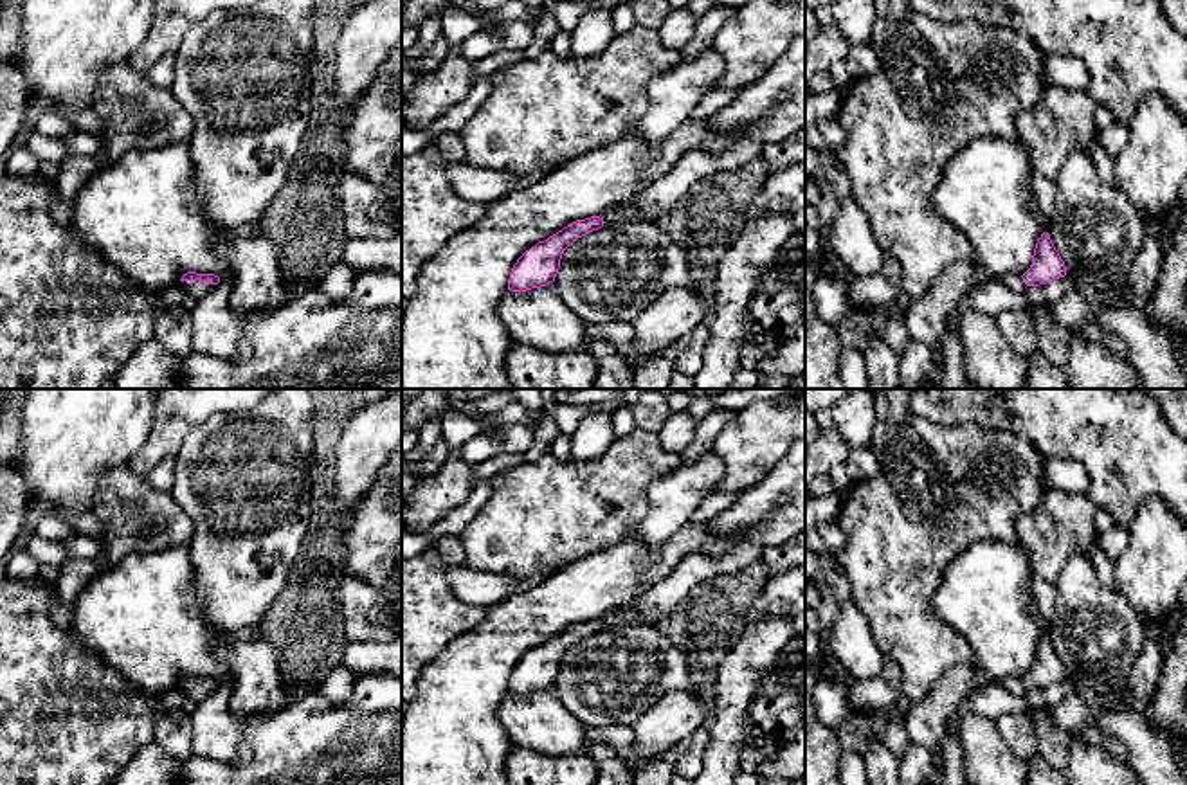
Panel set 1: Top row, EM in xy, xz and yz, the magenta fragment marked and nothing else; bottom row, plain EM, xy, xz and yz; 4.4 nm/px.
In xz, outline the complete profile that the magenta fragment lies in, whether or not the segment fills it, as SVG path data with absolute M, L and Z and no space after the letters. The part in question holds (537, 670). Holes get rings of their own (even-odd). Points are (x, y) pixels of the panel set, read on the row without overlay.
M603 619L576 623L526 654L513 668L508 693L526 695L555 684L564 654L578 641L603 630Z

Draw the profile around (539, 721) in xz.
M557 686L501 700L497 718L513 747L548 756L564 756L587 749L584 724L564 706Z

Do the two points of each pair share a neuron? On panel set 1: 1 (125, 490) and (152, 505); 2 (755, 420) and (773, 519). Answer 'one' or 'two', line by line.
1: one
2: two

